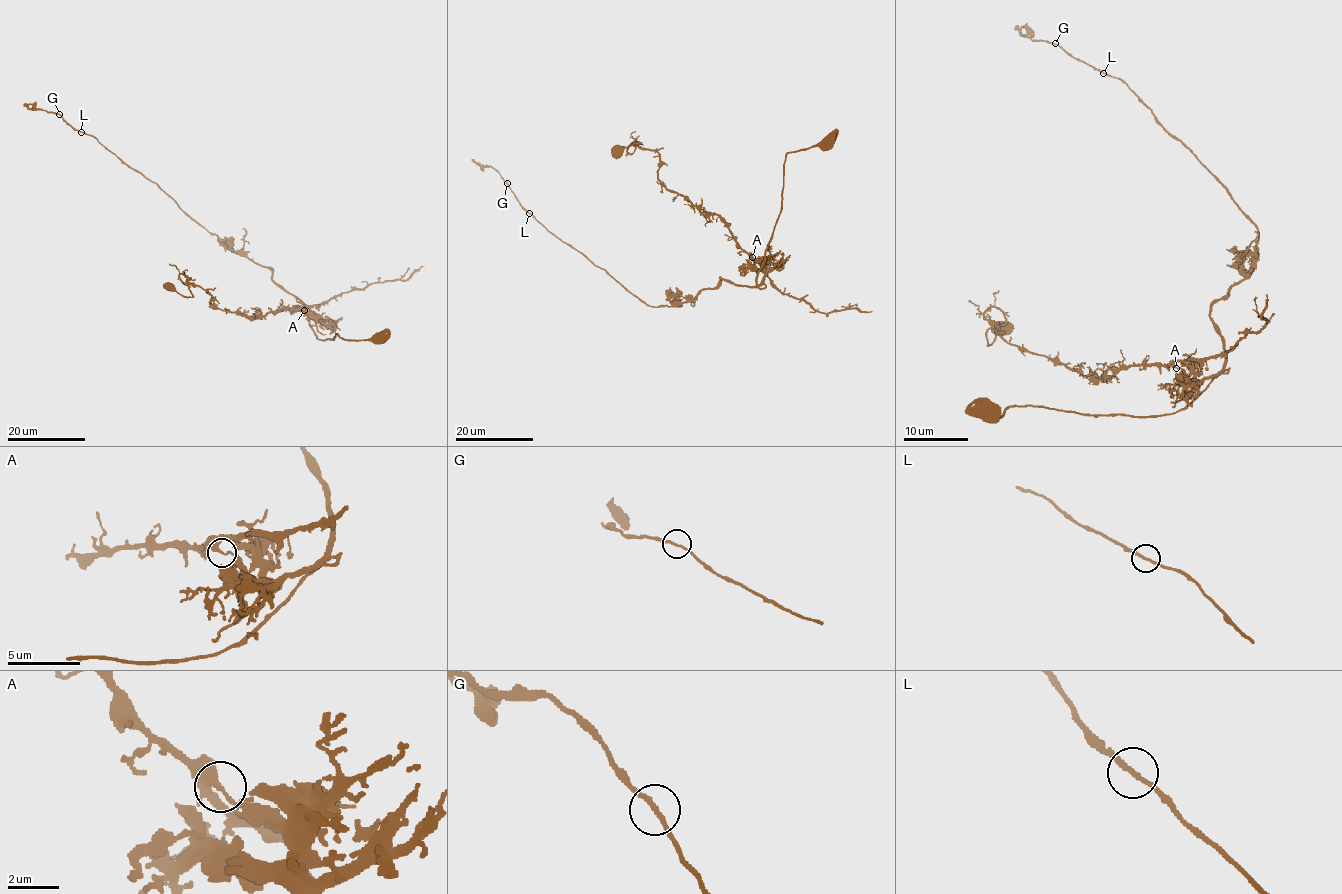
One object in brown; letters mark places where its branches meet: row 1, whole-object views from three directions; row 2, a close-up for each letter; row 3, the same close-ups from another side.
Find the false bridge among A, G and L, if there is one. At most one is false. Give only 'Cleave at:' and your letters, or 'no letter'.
Cleave at: A

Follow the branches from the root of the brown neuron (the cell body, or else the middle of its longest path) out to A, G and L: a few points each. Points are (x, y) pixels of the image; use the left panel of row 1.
A: (377, 338), (351, 340), (336, 334), (333, 338), (319, 339), (308, 314), (316, 317), (304, 310)
G: (377, 338), (319, 339), (309, 310), (270, 269), (232, 251), (156, 183), (59, 114)
L: (377, 338), (319, 339), (309, 310), (270, 269), (232, 251), (156, 183), (80, 131)

